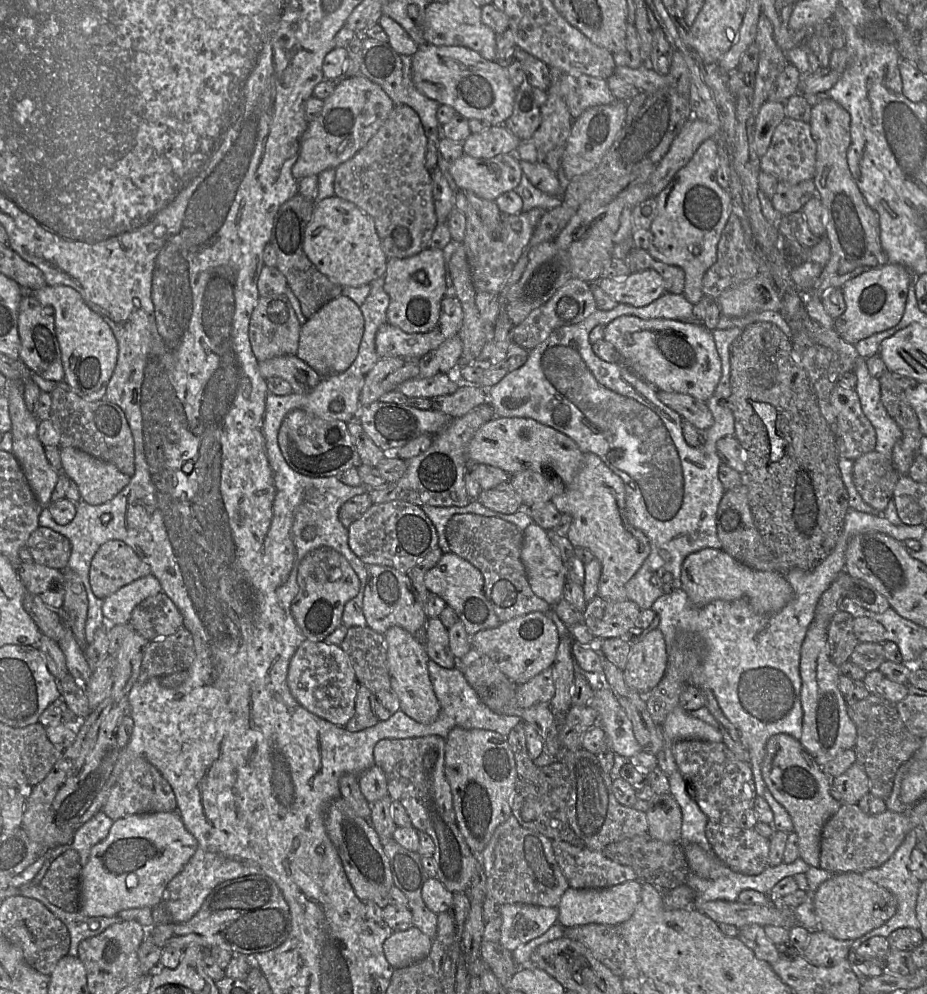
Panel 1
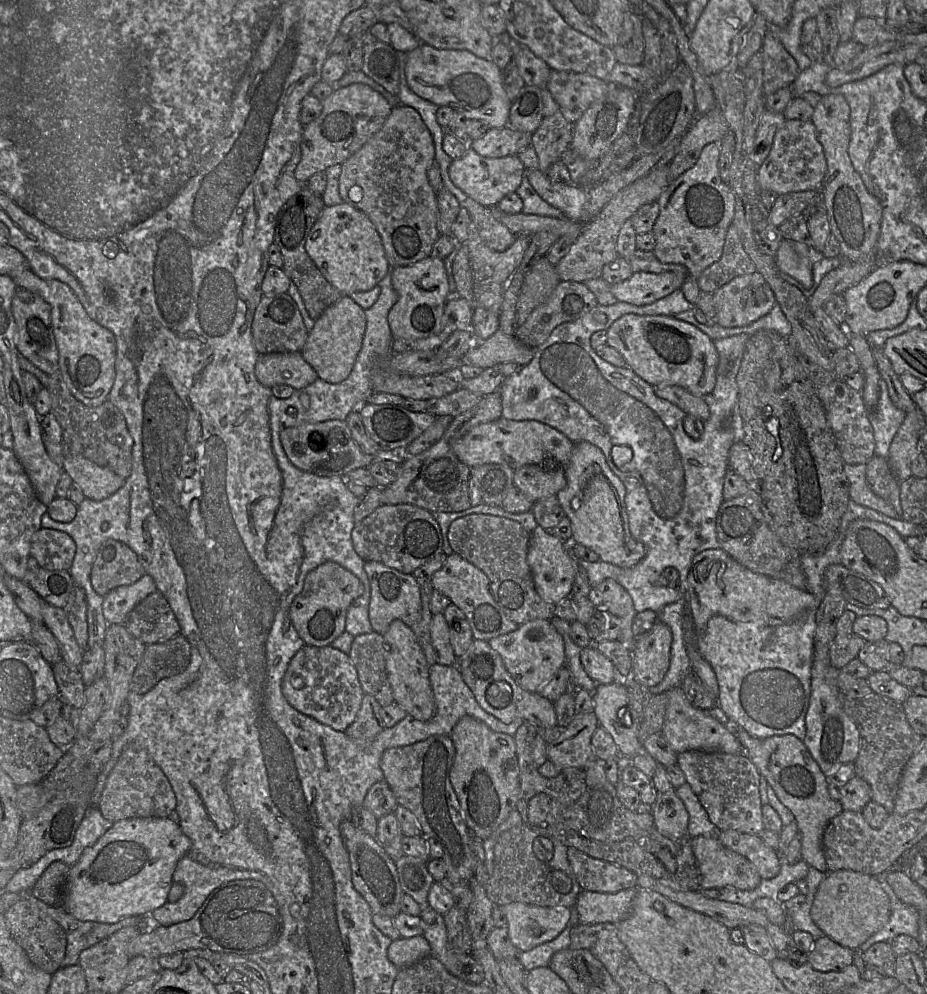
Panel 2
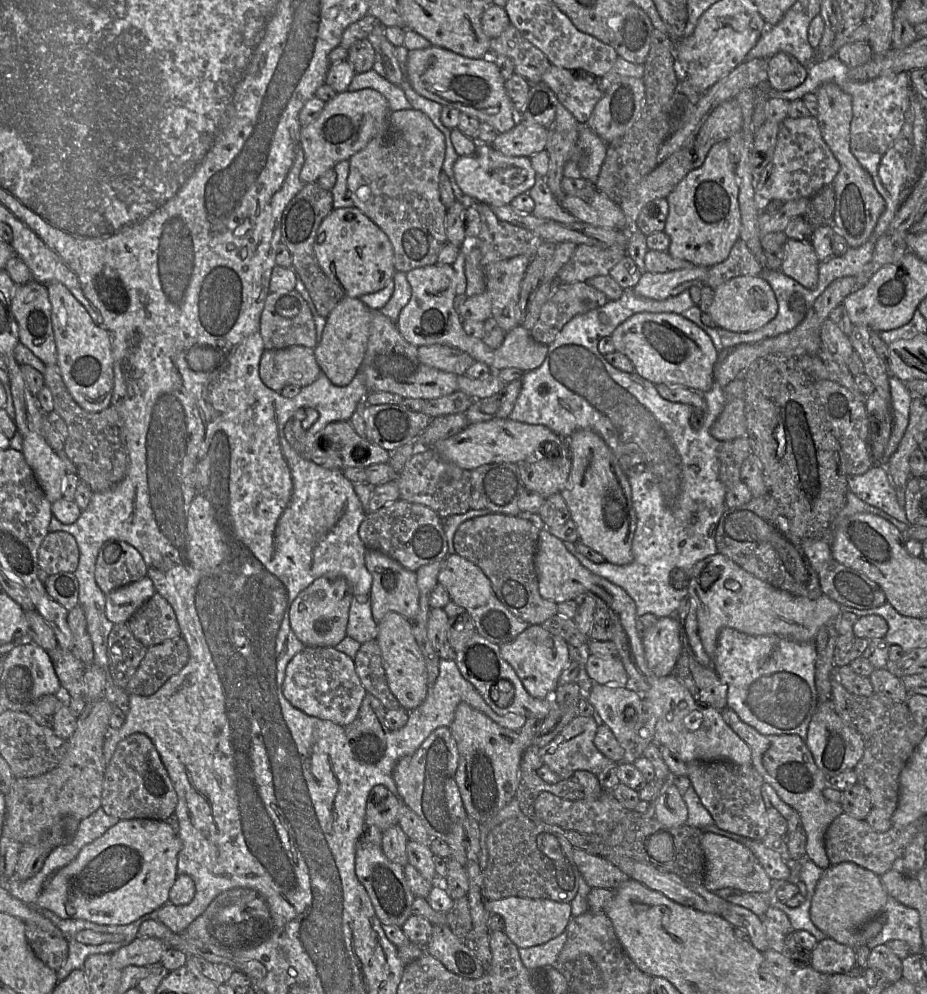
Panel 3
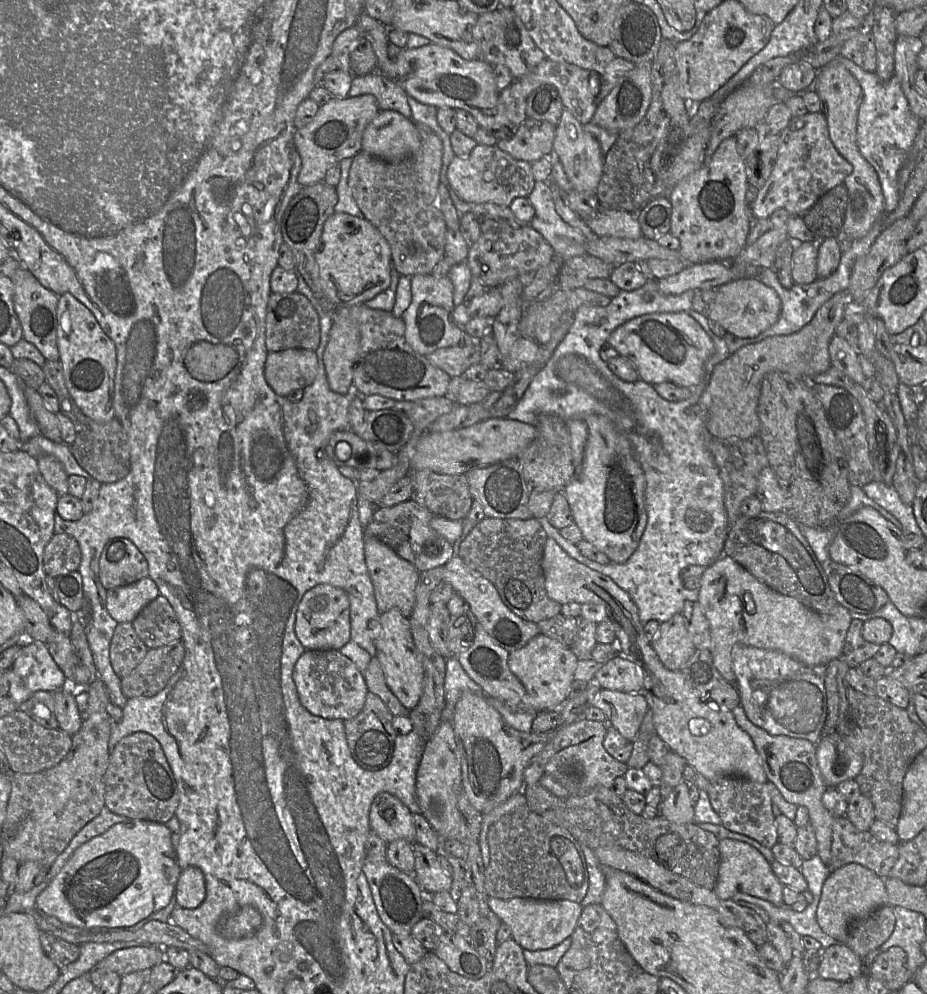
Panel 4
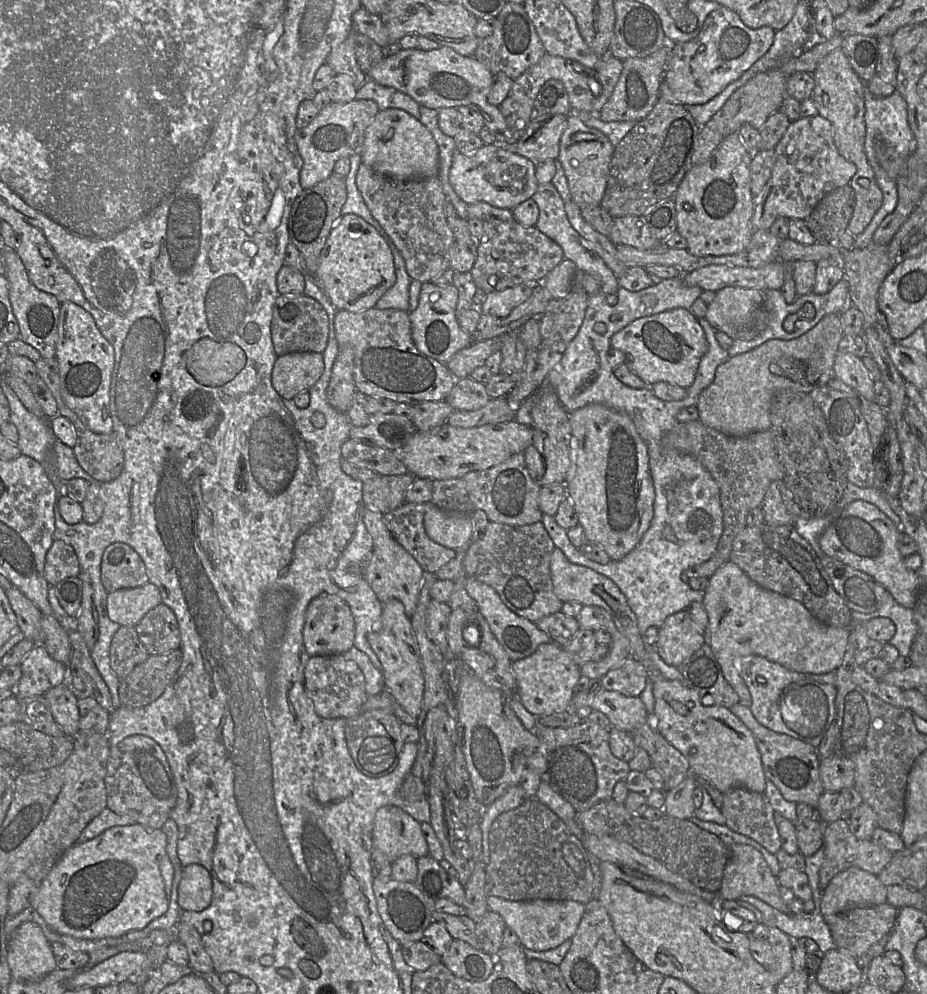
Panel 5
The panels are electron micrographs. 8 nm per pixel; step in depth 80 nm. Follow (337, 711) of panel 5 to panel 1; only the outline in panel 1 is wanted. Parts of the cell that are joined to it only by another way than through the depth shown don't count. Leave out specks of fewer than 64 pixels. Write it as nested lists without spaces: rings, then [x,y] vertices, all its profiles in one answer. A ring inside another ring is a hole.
[[[306,639],[290,660],[287,685],[301,706],[332,724],[344,727],[354,714],[359,683],[340,646]]]

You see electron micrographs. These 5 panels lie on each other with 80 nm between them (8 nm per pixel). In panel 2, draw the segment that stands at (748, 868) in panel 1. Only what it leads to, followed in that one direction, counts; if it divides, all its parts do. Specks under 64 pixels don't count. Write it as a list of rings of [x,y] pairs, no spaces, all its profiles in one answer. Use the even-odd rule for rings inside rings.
[[[719,830],[717,839],[725,847],[746,857],[762,879],[772,879],[779,874],[784,858],[768,847],[758,835],[735,830]]]

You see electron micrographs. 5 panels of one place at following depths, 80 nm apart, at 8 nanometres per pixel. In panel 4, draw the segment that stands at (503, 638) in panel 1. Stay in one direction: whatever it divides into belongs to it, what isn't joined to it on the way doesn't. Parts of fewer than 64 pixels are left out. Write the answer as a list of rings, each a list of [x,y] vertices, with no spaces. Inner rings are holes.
[[[542,633],[508,656],[509,669],[523,684],[537,712],[556,710],[568,699],[577,663],[578,657],[569,647]]]

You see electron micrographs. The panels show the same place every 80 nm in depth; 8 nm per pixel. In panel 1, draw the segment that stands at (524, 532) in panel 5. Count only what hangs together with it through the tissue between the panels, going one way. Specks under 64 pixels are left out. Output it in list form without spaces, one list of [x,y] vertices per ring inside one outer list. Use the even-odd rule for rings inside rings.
[[[456,514],[448,521],[445,535],[450,552],[467,560],[481,572],[485,597],[501,623],[531,612],[547,613],[552,608],[537,597],[529,585],[521,561],[523,533],[516,525],[498,517]]]

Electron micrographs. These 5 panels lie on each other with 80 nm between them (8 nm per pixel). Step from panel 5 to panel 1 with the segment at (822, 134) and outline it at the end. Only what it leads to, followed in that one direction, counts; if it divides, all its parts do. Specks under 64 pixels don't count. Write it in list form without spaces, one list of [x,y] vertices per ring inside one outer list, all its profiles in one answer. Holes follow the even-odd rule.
[[[785,117],[776,127],[767,152],[761,157],[760,171],[773,175],[778,182],[798,184],[813,180],[816,163],[816,143],[811,134],[810,122]]]

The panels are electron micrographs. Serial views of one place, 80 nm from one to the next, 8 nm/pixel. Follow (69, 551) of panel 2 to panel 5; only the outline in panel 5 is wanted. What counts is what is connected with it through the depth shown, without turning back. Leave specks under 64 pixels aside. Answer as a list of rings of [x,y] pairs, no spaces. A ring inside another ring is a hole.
[[[54,540],[46,554],[45,578],[56,585],[65,578],[78,576],[81,568],[74,548],[62,540]]]

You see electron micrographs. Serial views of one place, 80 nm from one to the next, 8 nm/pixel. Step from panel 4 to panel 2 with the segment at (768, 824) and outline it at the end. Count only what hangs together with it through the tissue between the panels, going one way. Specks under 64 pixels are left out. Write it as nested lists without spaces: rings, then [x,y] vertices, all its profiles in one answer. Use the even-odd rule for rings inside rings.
[[[689,750],[677,754],[676,765],[685,774],[686,783],[718,829],[753,835],[758,835],[765,829],[760,796],[761,774],[745,753],[733,755]]]

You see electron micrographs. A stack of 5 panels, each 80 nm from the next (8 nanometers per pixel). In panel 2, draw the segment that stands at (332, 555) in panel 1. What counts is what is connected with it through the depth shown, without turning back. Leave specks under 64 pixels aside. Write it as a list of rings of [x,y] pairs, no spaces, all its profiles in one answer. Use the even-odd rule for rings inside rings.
[[[325,562],[306,575],[302,591],[290,606],[291,622],[305,644],[328,646],[345,631],[347,611],[362,593],[358,577],[338,563]]]

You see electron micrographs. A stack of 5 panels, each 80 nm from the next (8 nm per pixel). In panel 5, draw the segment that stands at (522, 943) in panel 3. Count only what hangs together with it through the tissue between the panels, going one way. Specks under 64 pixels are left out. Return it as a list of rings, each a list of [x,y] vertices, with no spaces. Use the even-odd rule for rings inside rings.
[[[495,896],[487,897],[489,911],[501,915],[505,924],[519,938],[521,946],[533,951],[554,949],[571,939],[579,926],[585,905],[573,900],[509,901]]]

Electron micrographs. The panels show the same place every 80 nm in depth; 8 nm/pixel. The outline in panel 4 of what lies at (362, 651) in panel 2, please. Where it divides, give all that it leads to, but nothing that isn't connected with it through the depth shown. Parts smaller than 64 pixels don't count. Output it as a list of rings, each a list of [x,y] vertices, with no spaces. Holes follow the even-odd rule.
[[[376,656],[371,658],[362,674],[368,692],[377,695],[394,716],[409,716],[410,710],[405,708],[388,688],[381,664]]]

